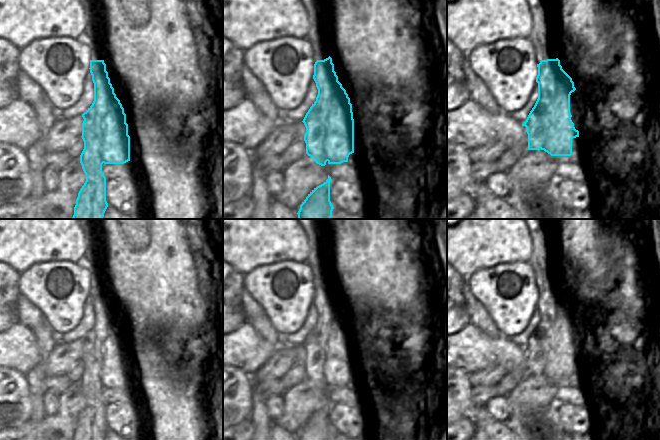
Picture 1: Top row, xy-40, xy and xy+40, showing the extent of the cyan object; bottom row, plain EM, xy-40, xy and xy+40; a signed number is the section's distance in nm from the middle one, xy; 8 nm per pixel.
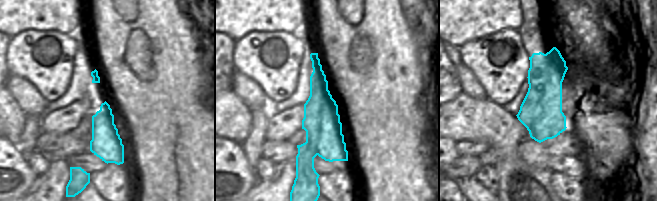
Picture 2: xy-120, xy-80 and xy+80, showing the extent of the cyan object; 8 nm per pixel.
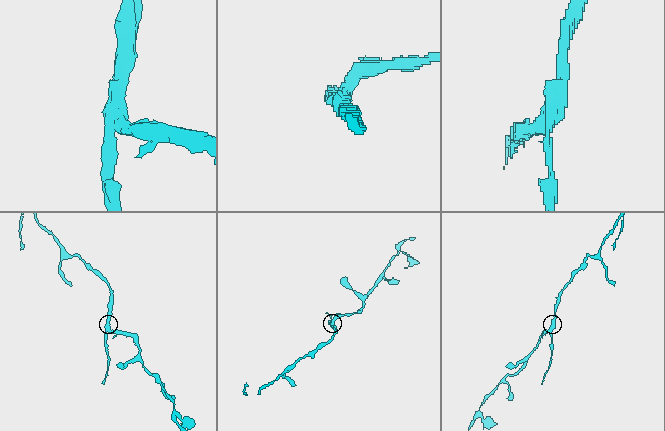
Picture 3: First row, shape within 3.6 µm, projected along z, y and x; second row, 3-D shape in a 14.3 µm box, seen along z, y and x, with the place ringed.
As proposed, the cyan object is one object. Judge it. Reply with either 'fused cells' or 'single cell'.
fused cells

